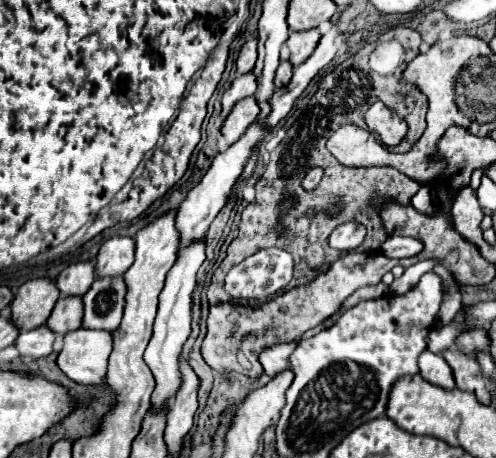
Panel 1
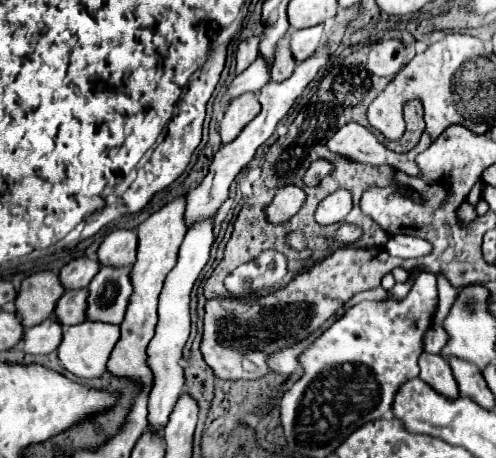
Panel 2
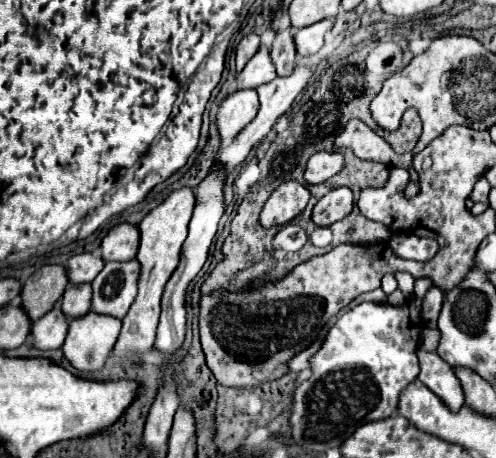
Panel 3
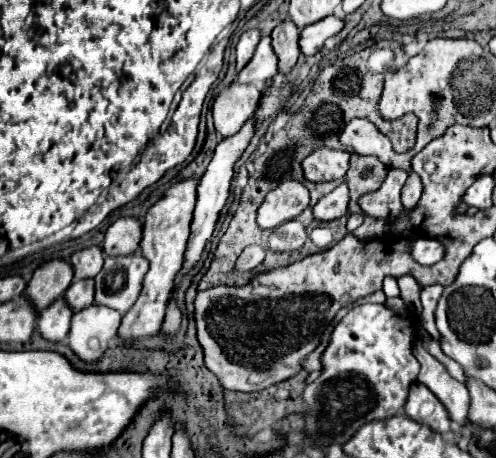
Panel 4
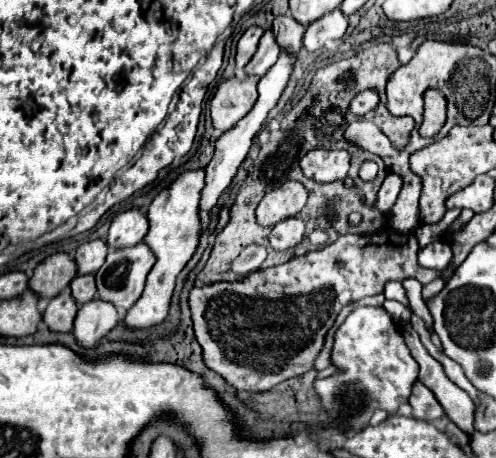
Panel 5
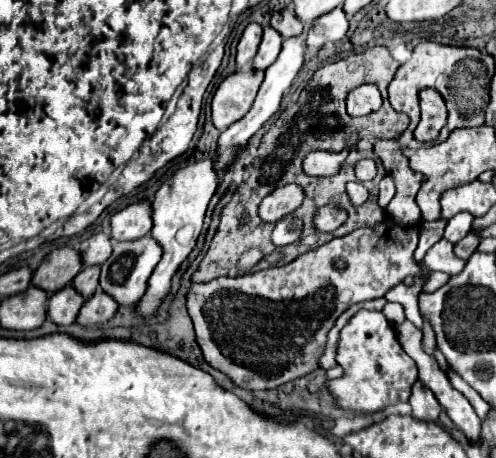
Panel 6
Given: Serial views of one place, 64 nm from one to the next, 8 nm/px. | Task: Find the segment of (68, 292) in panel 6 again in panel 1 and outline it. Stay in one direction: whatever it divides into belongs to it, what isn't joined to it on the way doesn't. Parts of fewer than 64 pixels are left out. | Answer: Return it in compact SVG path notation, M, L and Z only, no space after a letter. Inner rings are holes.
M44 324L36 330L20 332L20 336L16 340L16 348L18 348L20 356L36 360L36 358L44 358L52 352L54 340L56 340L56 334Z

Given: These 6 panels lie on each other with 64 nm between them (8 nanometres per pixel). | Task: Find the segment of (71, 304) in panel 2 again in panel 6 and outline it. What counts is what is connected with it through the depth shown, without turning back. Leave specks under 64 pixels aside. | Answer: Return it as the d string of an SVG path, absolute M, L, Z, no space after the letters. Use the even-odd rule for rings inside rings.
M92 266L92 268L80 270L80 274L72 280L72 284L88 300L98 288L98 278L100 278L100 266Z

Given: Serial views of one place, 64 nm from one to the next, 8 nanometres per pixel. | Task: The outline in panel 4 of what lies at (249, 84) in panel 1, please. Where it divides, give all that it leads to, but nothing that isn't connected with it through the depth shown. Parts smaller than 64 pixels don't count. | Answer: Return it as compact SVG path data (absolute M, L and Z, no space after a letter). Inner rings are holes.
M264 36L252 56L252 60L244 66L244 70L238 74L240 84L264 84L276 74L276 54L272 52L270 36Z

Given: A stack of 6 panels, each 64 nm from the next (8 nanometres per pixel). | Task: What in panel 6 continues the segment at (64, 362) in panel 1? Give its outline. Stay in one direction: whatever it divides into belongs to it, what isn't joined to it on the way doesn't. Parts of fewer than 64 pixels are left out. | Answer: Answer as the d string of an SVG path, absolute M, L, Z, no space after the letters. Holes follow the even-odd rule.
M96 290L96 294L92 298L88 298L86 304L82 306L78 322L84 326L100 326L102 322L106 322L114 316L116 308L118 308L118 304L116 304L116 300L112 300L112 296Z

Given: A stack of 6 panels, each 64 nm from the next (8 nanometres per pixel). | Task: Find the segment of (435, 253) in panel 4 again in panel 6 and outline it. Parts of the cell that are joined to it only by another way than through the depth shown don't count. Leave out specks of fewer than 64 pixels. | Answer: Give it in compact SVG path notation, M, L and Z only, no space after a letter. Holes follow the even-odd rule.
M442 238L426 252L422 264L428 266L430 270L440 270L440 272L446 272L446 274L454 276L454 274L460 274L464 270L466 260L456 258L454 252L452 252L452 242Z

